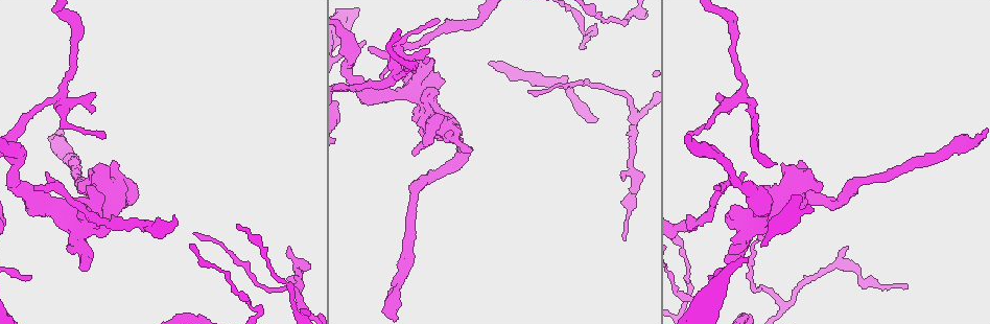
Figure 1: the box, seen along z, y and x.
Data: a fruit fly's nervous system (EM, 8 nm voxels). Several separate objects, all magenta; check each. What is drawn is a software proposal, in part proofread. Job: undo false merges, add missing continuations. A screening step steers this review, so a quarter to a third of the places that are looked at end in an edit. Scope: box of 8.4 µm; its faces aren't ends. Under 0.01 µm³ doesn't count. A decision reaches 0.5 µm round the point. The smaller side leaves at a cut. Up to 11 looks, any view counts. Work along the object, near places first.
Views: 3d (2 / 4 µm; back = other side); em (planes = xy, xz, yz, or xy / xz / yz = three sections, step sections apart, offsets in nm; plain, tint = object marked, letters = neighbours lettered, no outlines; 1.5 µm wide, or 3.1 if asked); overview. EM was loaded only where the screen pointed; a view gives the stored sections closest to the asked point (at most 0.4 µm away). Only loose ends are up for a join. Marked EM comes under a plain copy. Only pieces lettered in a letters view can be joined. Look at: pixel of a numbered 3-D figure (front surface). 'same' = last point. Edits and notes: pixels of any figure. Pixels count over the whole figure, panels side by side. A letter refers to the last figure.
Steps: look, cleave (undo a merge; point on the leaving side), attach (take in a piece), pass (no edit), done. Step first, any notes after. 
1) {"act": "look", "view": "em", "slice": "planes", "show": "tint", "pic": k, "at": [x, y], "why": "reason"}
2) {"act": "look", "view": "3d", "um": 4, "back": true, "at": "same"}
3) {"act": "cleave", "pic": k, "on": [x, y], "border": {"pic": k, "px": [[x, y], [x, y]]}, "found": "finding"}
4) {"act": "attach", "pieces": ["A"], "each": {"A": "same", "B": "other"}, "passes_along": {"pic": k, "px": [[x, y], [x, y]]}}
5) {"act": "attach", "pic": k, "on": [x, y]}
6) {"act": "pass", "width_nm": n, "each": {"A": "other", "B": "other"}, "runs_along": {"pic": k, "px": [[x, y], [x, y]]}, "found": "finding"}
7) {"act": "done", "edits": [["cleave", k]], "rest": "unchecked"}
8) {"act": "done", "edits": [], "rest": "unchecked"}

{"act": "look", "view": "em", "slice": "xy", "step": 4, "show": "tint", "pic": 1, "at": [858, 276], "why": "a narrow waist"}

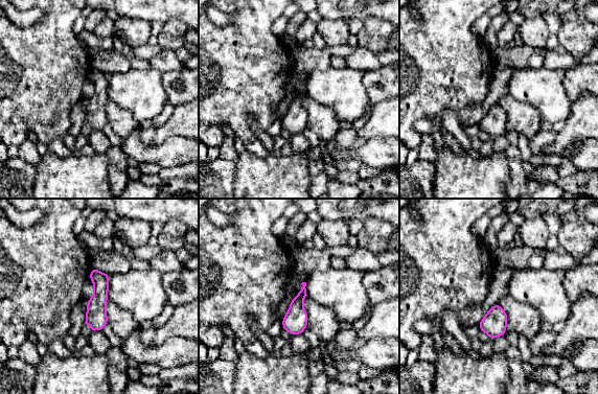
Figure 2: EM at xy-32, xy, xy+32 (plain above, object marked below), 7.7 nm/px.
{"act": "look", "view": "em", "slice": "planes", "show": "letters", "at": "same", "why": "cut it another way"}

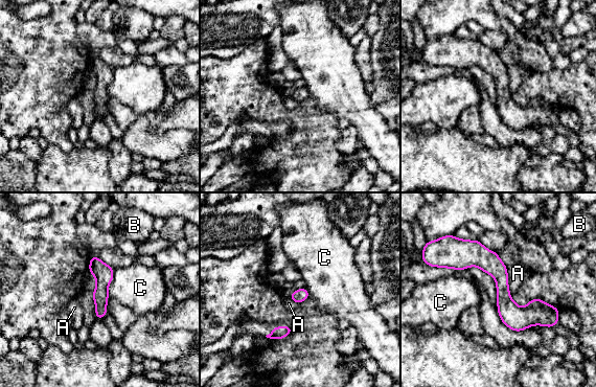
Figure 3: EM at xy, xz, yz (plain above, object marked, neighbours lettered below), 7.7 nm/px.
{"act": "pass", "width_nm": 100, "each": {"A": "other", "B": "other", "C": "other"}, "runs_along": {"pic": 3, "px": [[448, 260], [483, 259], [519, 315], [555, 321]]}, "found": "all the same neuron"}

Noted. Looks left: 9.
{"act": "look", "view": "em", "slice": "yz", "step": 4, "show": "letters", "pic": 1, "at": [467, 150], "why": "an open end"}

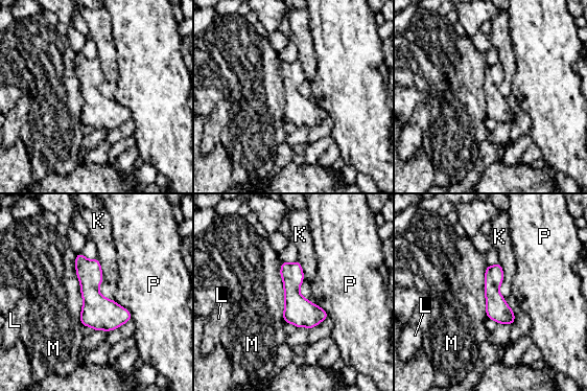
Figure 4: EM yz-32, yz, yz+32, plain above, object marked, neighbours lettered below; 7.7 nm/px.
{"act": "look", "view": "em", "slice": "planes", "show": "letters", "at": "same", "why": "cut it another way"}

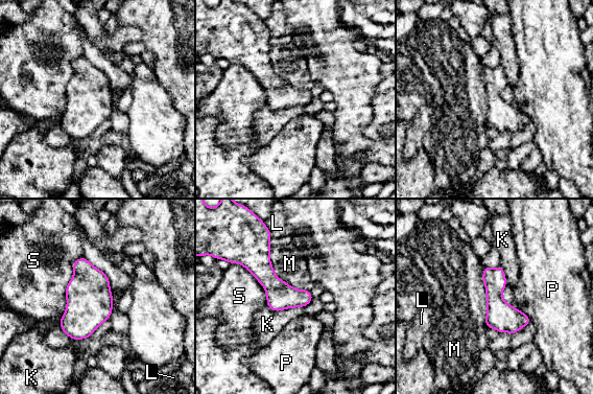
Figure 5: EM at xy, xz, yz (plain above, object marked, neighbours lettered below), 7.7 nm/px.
{"act": "pass", "each": {"K": "other", "L": "other", "M": "other", "P": "other", "S": "other"}, "border": {"pic": 5, "px": [[500, 264], [510, 304]]}, "found": "no lettered piece goes on from it"}

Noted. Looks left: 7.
{"act": "look", "view": "em", "slice": "yz", "step": 4, "show": "tint", "pic": 1, "at": [56, 224], "why": "stops while still wide"}

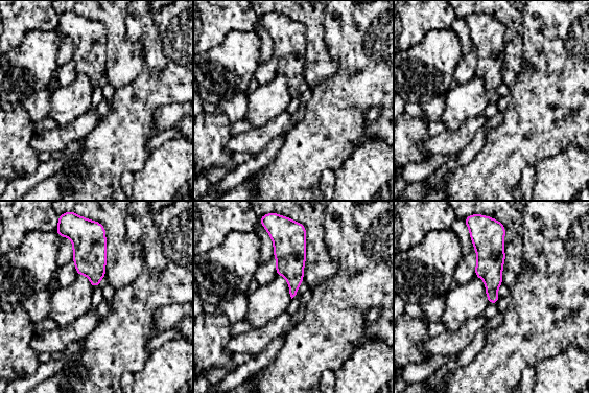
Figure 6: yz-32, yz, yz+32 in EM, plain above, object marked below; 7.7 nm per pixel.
{"act": "look", "view": "em", "slice": "xy", "step": 8, "show": "letters", "at": "same"}

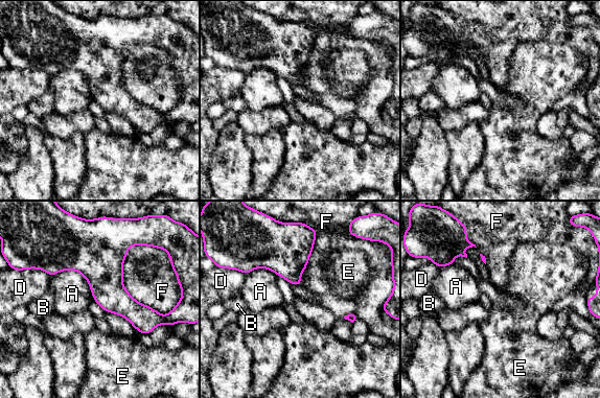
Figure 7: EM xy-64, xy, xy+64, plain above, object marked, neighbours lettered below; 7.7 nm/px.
{"act": "pass", "longest_contact_nm": ["F", 480], "each": {"A": "other", "B": "other", "D": "other", "E": "other", "F": "other"}, "found": "no lettered piece goes on from it"}

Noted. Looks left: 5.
{"act": "look", "view": "em", "slice": "planes", "show": "tint", "pic": 1, "at": [395, 73]}

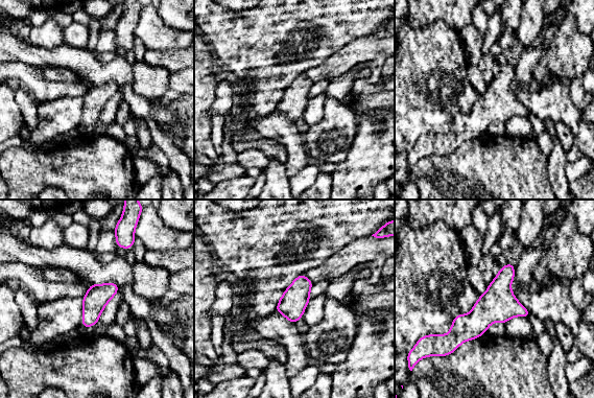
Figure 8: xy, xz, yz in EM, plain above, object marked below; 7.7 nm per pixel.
{"act": "look", "view": "em", "slice": "planes", "show": "letters", "at": "same", "why": "see the neighbours"}

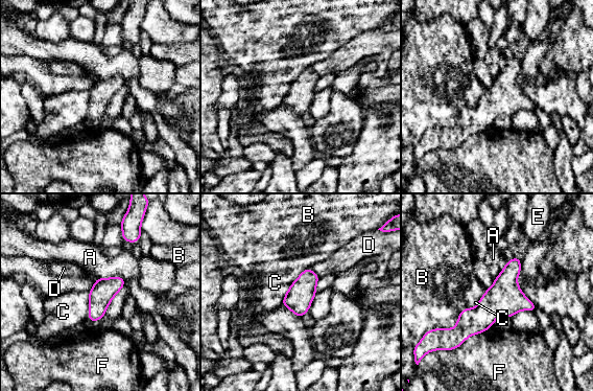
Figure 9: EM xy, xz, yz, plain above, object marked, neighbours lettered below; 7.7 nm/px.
{"act": "pass", "each": {"A": "other", "B": "other", "C": "other", "D": "other", "E": "other", "F": "other"}, "runs_along": {"pic": 9, "px": [[518, 261], [505, 288], [454, 335]]}, "found": "all the same neuron"}

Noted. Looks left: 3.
{"act": "done", "edits": [], "rest": "unchecked"}

